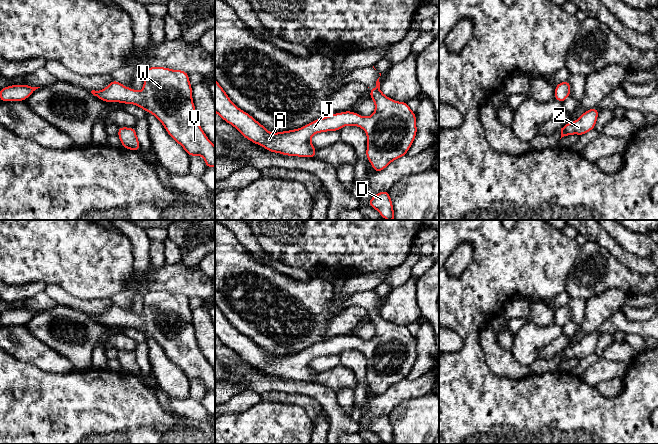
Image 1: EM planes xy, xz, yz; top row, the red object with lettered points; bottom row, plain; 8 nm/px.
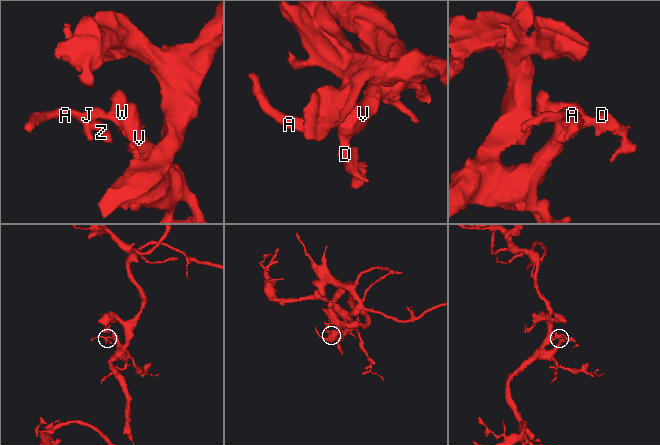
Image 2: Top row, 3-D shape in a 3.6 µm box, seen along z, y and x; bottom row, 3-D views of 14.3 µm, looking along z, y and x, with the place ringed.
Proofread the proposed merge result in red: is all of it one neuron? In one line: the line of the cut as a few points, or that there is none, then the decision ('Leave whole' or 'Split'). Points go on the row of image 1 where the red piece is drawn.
No split. Leave whole

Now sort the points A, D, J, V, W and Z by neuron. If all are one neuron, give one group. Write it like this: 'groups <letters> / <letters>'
groups A D J V W Z

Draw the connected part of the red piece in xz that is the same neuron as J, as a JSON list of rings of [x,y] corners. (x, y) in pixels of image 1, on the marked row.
[[[379,78],[376,81],[376,86],[376,88],[369,88],[370,98],[375,103],[375,111],[369,117],[361,116],[352,111],[344,111],[319,118],[299,129],[270,133],[250,114],[238,108],[215,79],[215,112],[224,121],[234,126],[246,139],[263,146],[270,152],[280,153],[286,156],[314,159],[316,158],[316,148],[311,143],[311,137],[314,134],[327,131],[339,131],[344,126],[358,126],[367,134],[367,160],[374,168],[374,172],[379,172],[384,170],[394,160],[407,155],[407,151],[416,137],[417,126],[416,115],[409,108],[407,102],[398,102],[384,95],[380,90]]]

